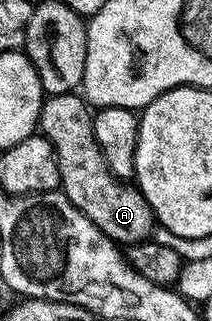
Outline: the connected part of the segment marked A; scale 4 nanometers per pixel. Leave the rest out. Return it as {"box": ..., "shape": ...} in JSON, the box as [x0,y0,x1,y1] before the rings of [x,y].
{"box":[38,92,157,246],"shape":[[[75,92],[48,95],[39,115],[38,131],[55,151],[62,195],[67,196],[81,214],[90,218],[108,238],[123,246],[136,244],[152,235],[157,221],[149,202],[145,202],[138,187],[116,180],[107,169],[97,146],[92,109],[82,95]]]}

